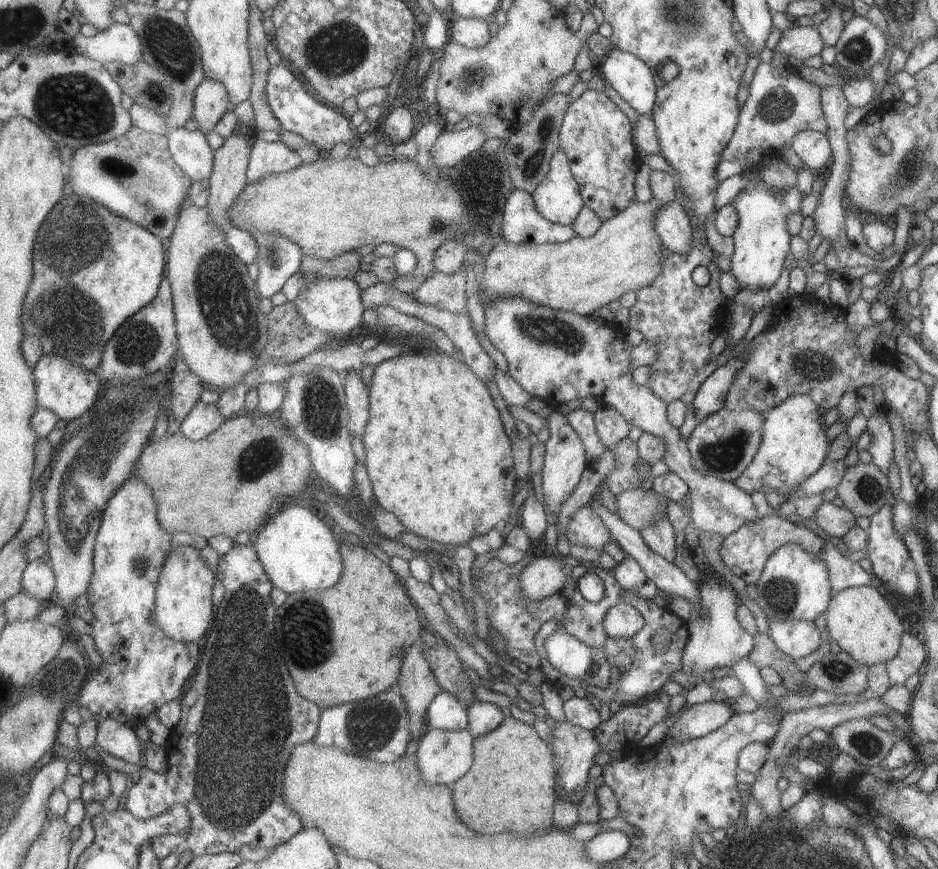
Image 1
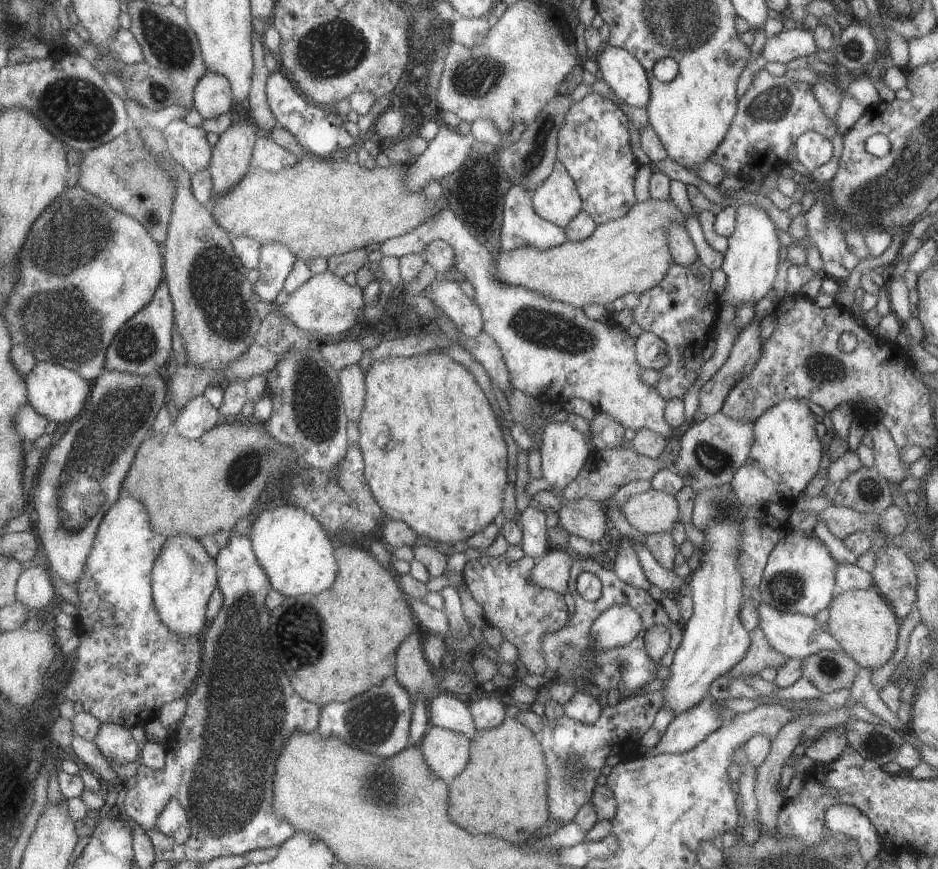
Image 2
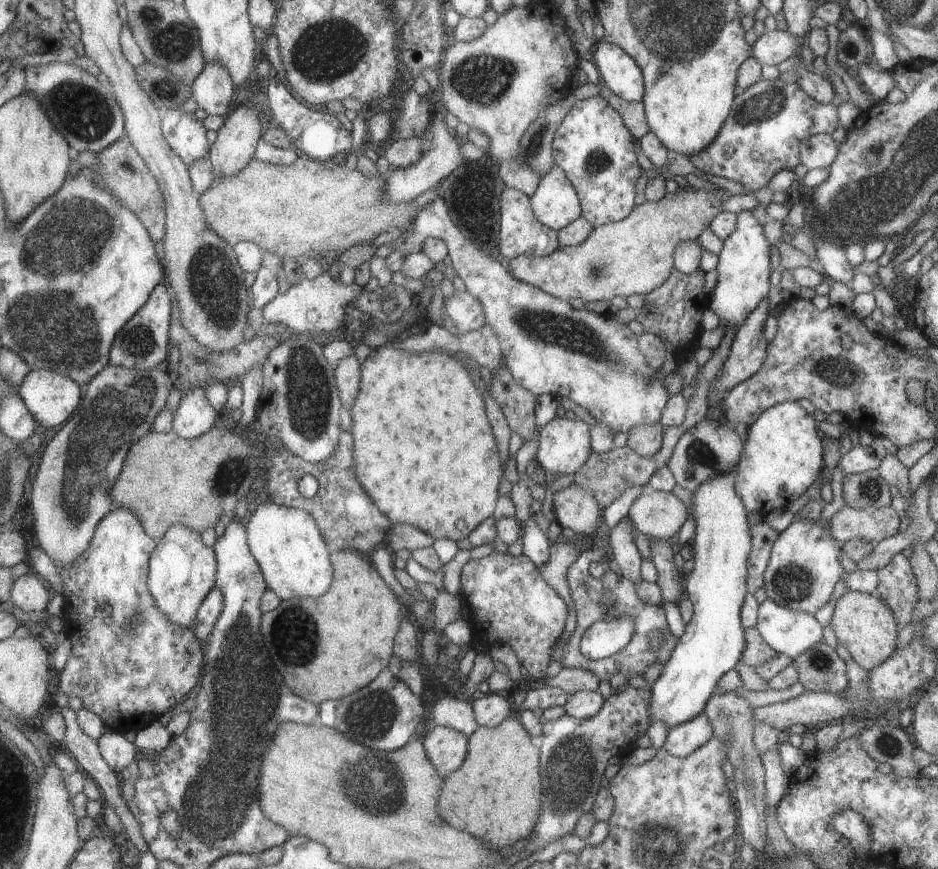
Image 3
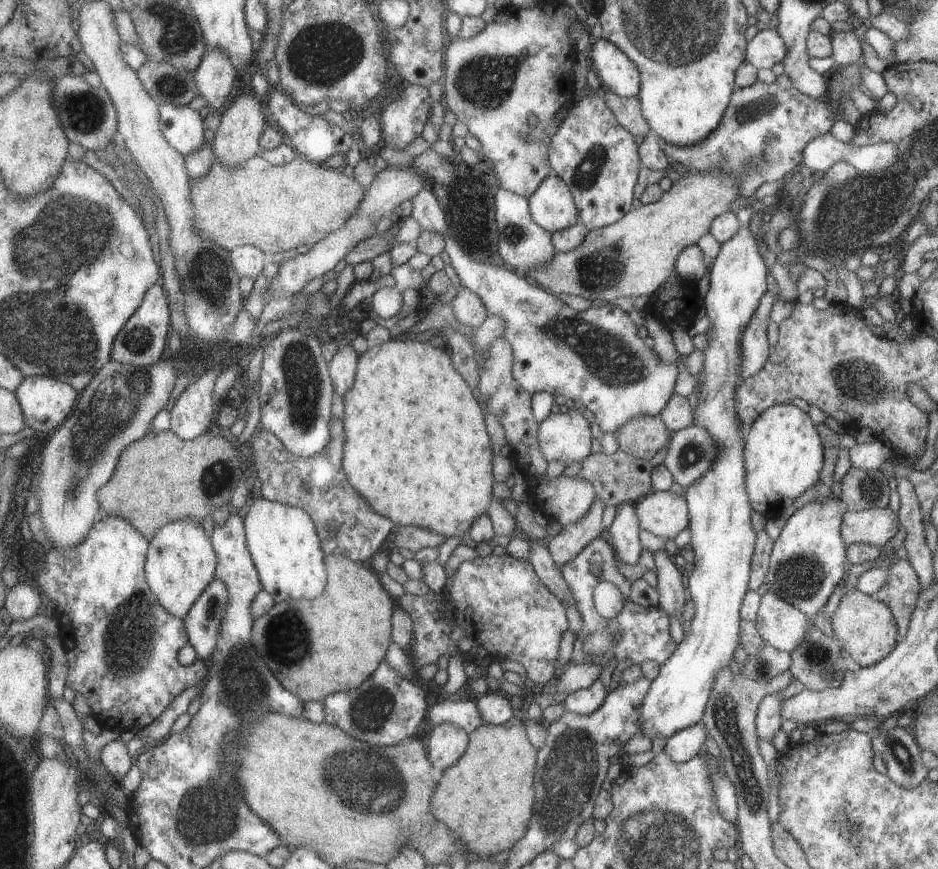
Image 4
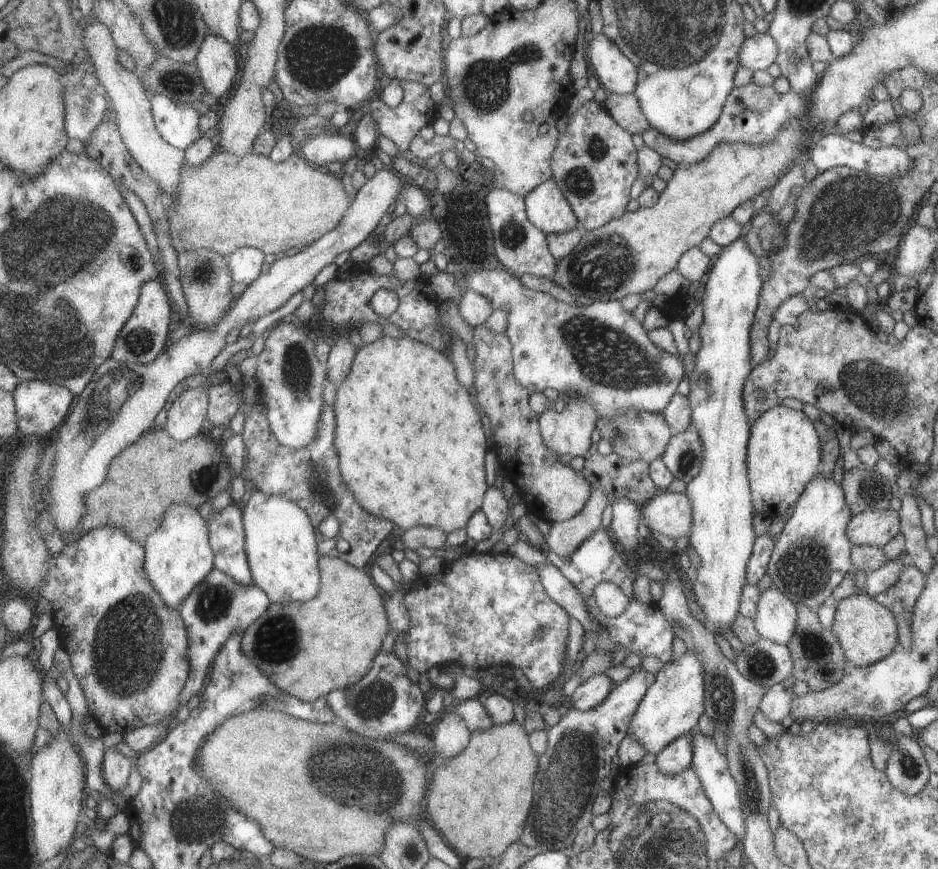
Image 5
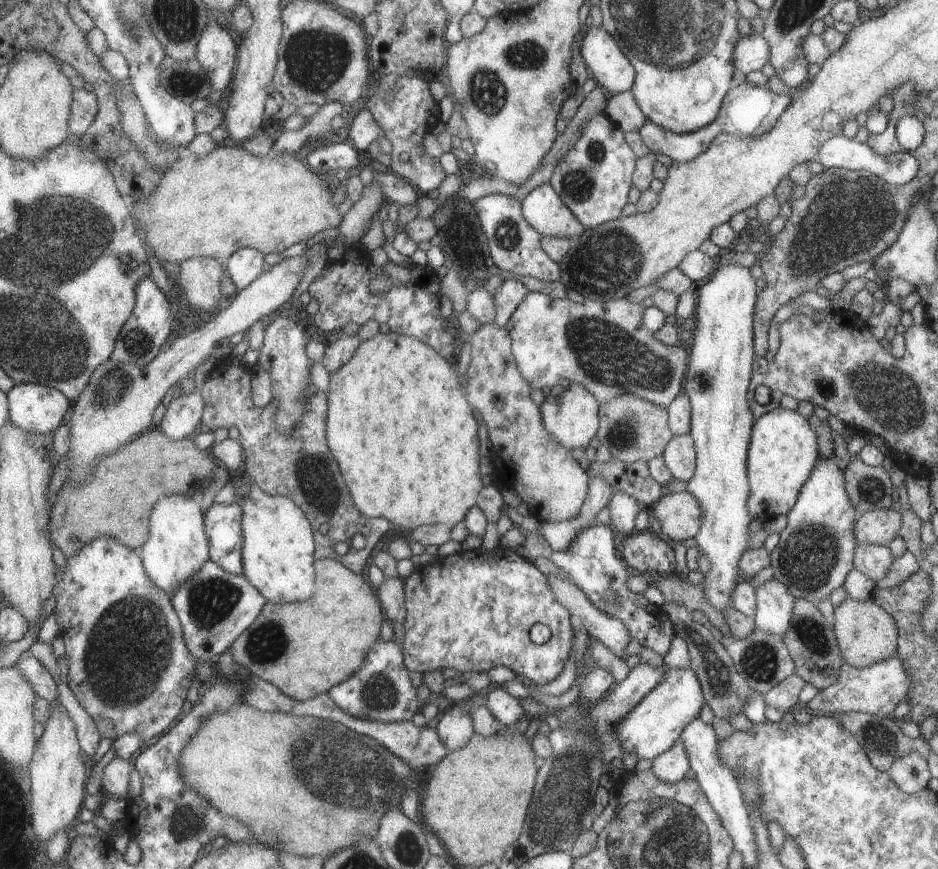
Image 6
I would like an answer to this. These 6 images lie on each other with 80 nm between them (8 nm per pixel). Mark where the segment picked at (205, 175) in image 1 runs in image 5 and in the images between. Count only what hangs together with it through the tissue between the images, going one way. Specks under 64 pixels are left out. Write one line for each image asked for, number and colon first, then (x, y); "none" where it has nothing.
2: (189, 145)
3: (186, 134)
4: (182, 126)
5: (179, 123)

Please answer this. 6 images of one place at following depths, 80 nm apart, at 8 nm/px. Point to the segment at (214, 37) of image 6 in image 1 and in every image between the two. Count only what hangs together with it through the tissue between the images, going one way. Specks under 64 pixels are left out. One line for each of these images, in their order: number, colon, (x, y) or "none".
1: (211, 101)
2: (213, 98)
3: (212, 89)
4: (214, 77)
5: (216, 60)

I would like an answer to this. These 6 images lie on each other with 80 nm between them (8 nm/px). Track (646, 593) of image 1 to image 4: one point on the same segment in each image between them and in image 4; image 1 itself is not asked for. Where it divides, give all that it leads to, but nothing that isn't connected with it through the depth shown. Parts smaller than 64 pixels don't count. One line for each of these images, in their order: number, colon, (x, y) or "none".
2: (626, 568)
3: (624, 550)
4: (622, 533)

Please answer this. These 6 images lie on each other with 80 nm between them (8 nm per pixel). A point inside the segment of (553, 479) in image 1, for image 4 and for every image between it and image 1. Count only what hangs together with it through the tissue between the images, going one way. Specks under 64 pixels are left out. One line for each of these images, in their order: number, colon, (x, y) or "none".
2: (563, 451)
3: (563, 444)
4: (562, 436)

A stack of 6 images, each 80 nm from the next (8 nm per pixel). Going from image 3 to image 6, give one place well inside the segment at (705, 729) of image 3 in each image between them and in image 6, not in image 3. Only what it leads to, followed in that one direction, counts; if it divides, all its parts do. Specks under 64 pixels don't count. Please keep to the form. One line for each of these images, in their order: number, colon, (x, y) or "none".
4: (681, 746)
5: (676, 756)
6: (670, 766)

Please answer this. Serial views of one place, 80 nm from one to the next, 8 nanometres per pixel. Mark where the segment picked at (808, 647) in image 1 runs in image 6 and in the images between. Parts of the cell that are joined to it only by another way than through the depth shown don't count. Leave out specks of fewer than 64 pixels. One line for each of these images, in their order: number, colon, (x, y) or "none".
2: (795, 636)
3: (788, 632)
4: (779, 624)
5: (775, 618)
6: (774, 603)

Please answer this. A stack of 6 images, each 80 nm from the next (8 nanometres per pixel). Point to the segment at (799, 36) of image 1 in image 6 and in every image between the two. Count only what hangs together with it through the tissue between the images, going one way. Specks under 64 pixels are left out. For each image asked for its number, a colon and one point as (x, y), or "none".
2: (789, 44)
3: (773, 46)
4: (765, 48)
5: (758, 51)
6: (750, 52)

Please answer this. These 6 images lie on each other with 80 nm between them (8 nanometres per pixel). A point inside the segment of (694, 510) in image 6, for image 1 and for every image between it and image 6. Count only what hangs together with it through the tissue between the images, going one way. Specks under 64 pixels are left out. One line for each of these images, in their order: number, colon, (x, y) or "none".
1: (636, 507)
2: (652, 511)
3: (658, 514)
4: (662, 513)
5: (668, 513)

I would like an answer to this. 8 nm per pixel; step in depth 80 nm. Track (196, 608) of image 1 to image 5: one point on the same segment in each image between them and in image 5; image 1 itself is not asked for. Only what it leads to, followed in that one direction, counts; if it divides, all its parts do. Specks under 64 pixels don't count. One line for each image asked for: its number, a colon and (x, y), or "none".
2: (184, 576)
3: (182, 569)
4: (181, 562)
5: (178, 555)

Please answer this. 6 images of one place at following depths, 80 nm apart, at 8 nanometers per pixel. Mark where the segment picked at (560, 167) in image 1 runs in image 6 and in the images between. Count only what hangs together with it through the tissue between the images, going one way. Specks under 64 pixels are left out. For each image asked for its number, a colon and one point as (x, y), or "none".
2: (555, 200)
3: (554, 203)
4: (551, 206)
5: (546, 208)
6: (542, 209)

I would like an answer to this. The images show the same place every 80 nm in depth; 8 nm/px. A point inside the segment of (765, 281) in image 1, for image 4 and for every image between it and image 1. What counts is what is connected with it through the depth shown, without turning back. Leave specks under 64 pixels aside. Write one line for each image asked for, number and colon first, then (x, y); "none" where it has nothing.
2: (750, 263)
3: (742, 269)
4: (721, 537)

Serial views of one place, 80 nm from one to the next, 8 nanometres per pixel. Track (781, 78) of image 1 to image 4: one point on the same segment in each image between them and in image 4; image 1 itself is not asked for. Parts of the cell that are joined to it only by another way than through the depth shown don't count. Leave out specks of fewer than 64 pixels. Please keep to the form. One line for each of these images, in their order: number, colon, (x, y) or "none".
2: (774, 110)
3: (759, 137)
4: (773, 125)

